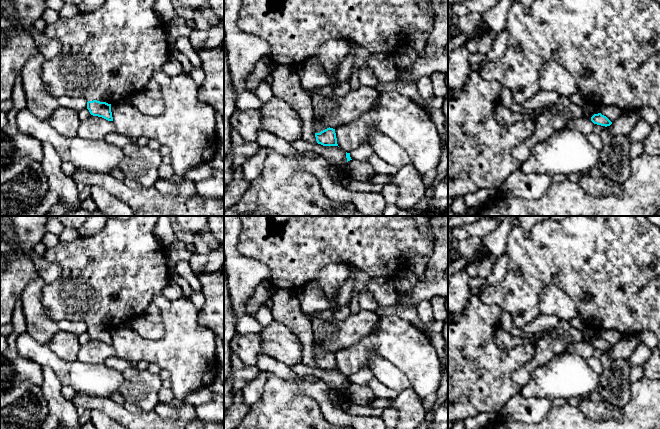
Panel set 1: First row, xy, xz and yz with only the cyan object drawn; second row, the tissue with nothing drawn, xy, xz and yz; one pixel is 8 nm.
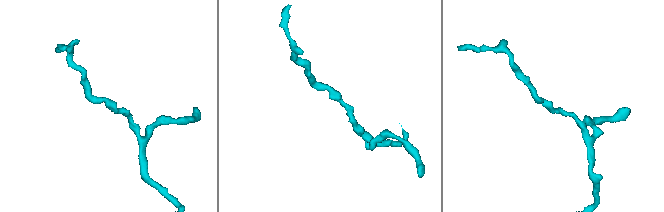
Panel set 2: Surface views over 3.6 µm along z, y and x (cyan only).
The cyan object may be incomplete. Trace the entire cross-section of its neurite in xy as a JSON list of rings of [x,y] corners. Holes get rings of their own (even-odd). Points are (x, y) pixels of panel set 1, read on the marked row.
[[[97,100],[88,101],[87,109],[89,110],[90,114],[93,116],[98,116],[108,121],[113,121],[111,104],[108,104],[106,102],[100,102]]]

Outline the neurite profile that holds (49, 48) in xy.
[[[30,30],[29,33],[33,37],[38,52],[45,60],[53,59],[60,53],[62,49],[60,41],[49,38],[44,32],[39,33],[35,30]]]

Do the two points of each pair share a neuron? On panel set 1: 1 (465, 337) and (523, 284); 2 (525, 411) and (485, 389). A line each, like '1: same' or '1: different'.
1: different
2: different

